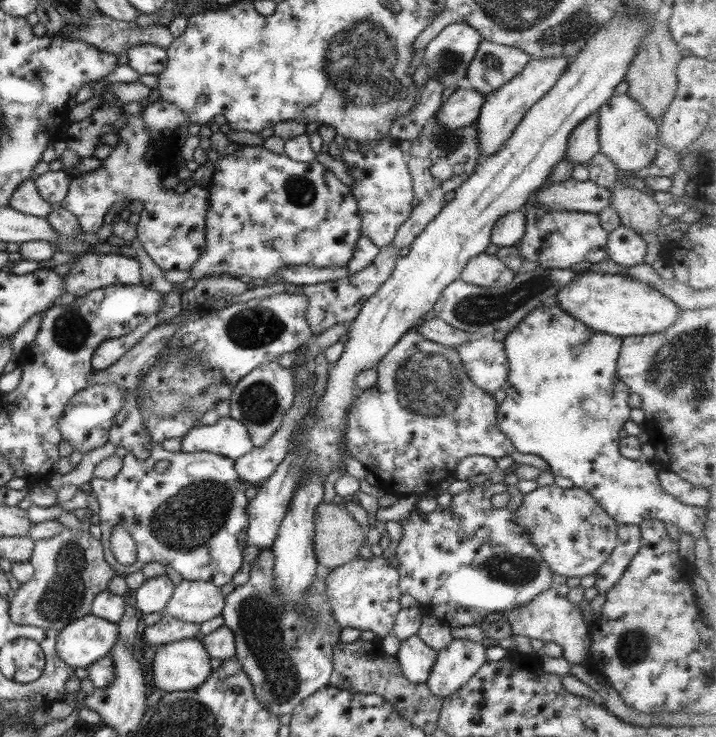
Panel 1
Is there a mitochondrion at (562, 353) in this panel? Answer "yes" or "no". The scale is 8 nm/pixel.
no

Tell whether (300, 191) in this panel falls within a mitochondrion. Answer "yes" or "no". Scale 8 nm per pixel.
yes

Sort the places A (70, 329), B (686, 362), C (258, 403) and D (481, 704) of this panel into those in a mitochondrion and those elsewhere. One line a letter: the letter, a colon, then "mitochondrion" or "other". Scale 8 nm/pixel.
A: mitochondrion
B: mitochondrion
C: mitochondrion
D: other

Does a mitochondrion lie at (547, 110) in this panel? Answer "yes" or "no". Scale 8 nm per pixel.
no

